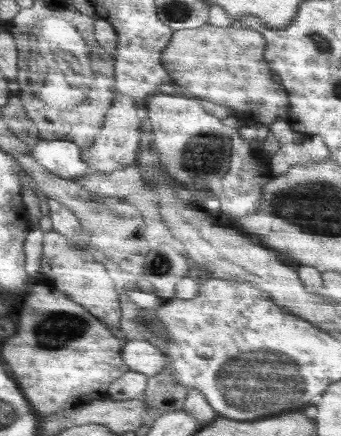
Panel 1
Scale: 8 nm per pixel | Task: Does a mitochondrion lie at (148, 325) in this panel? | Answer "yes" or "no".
yes

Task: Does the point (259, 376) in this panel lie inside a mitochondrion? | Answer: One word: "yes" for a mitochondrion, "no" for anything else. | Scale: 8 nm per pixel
yes

